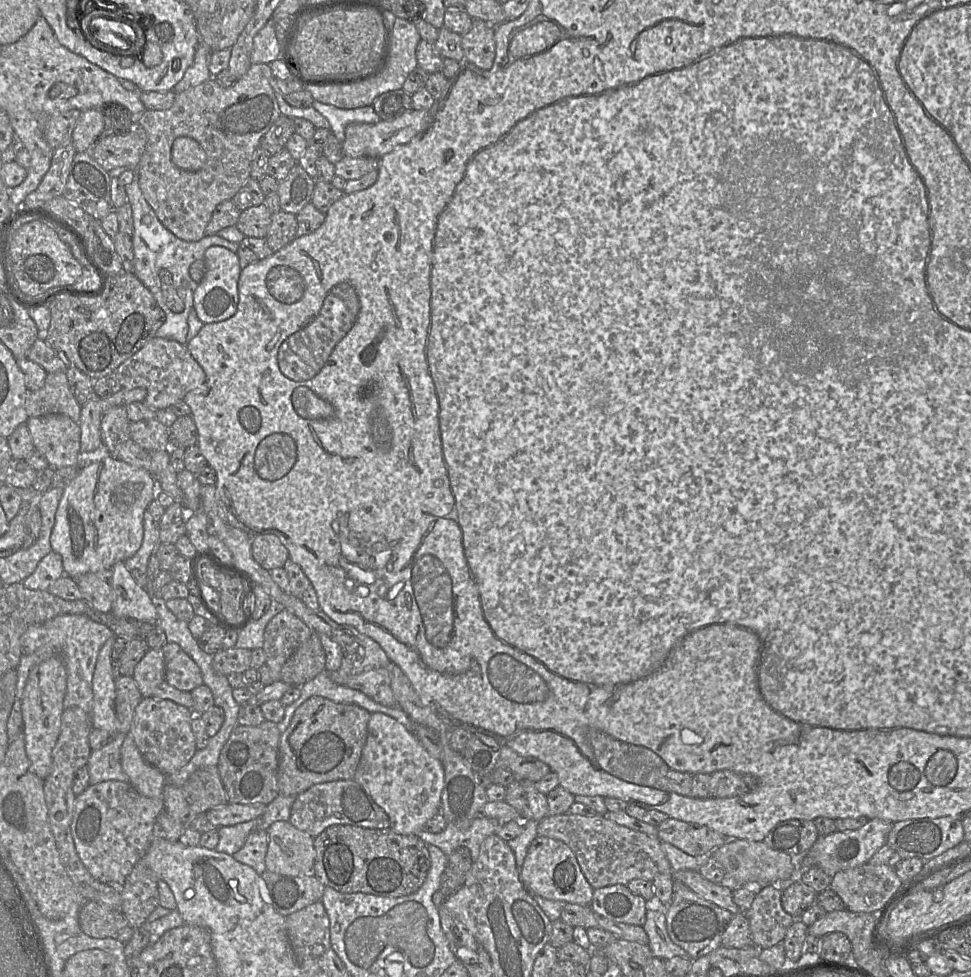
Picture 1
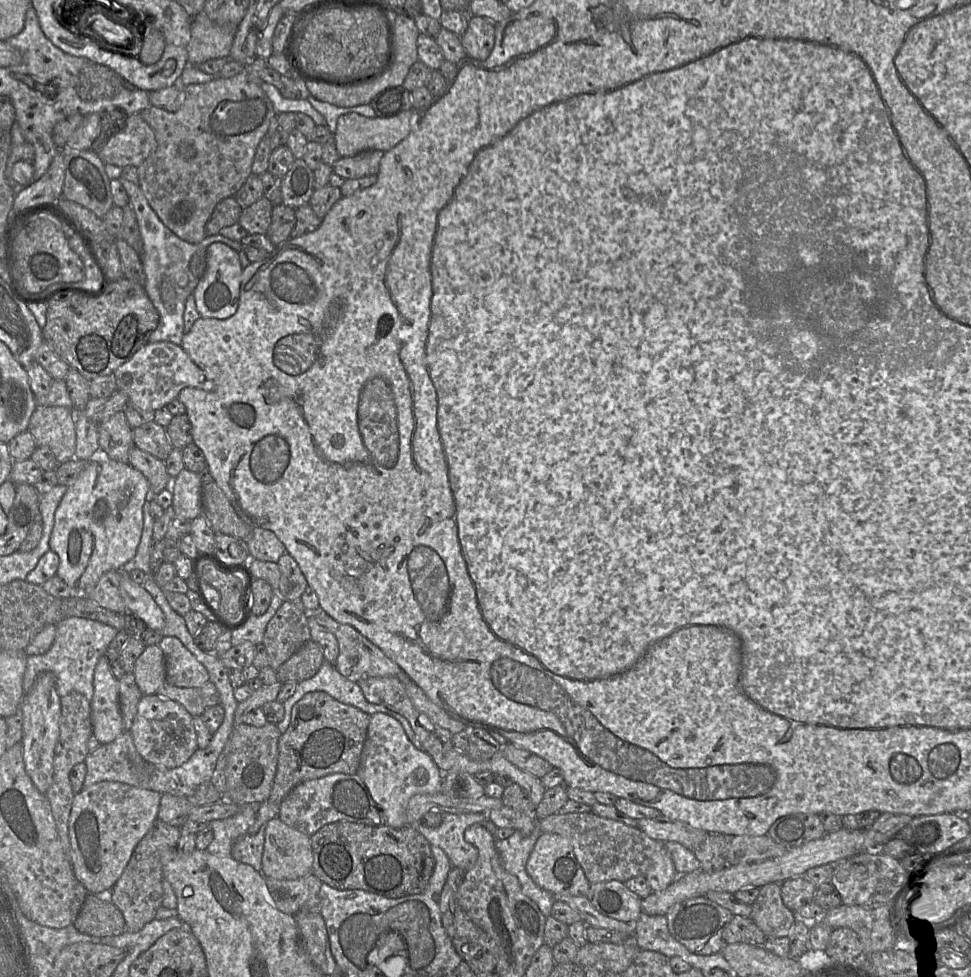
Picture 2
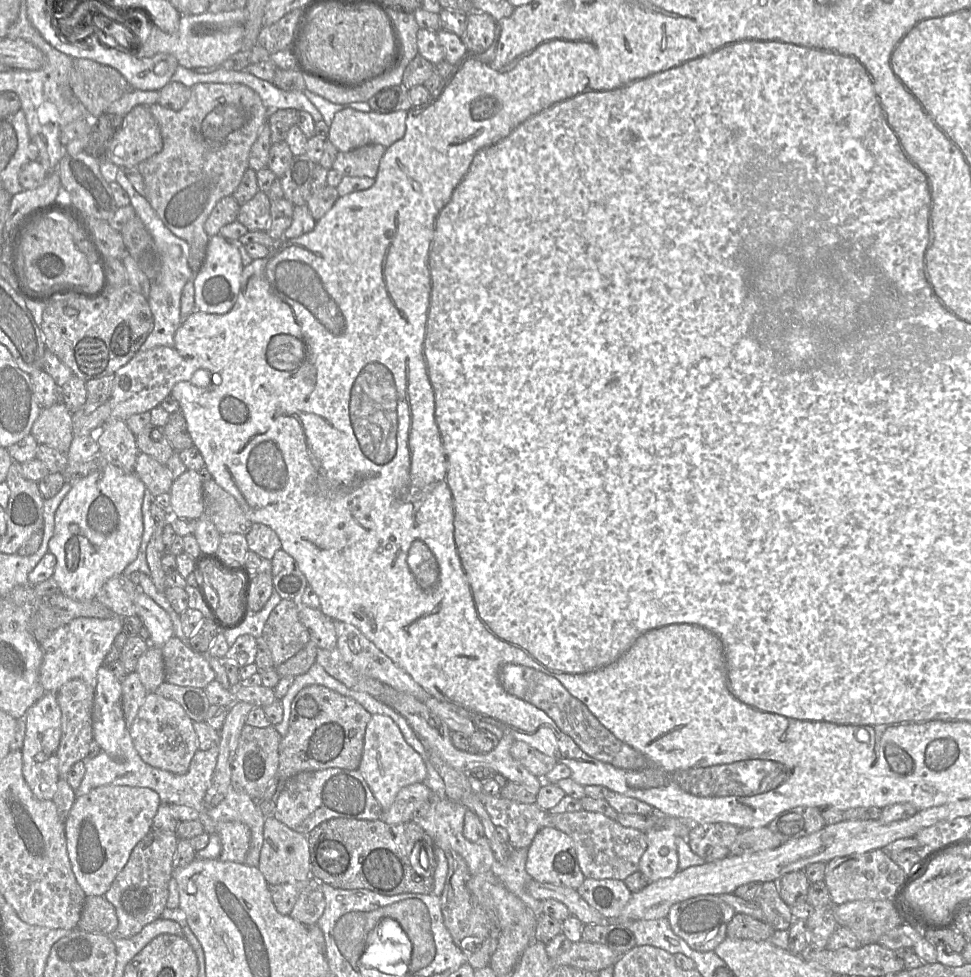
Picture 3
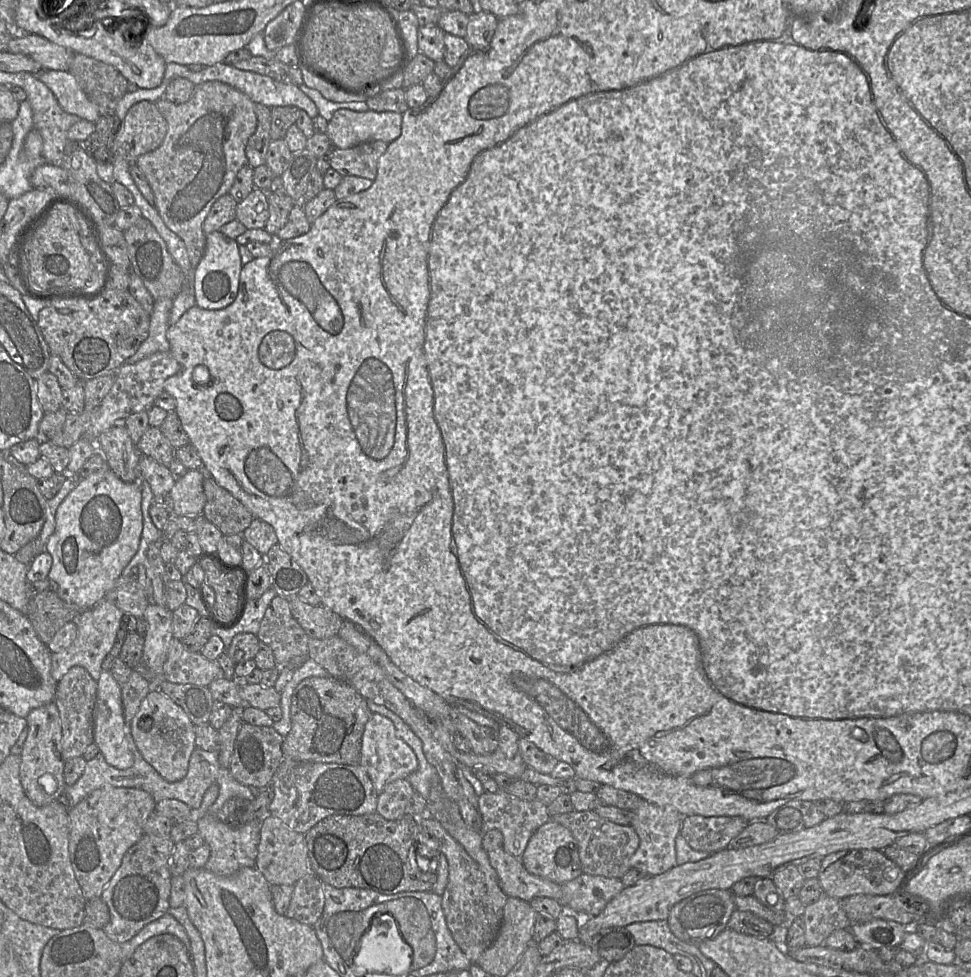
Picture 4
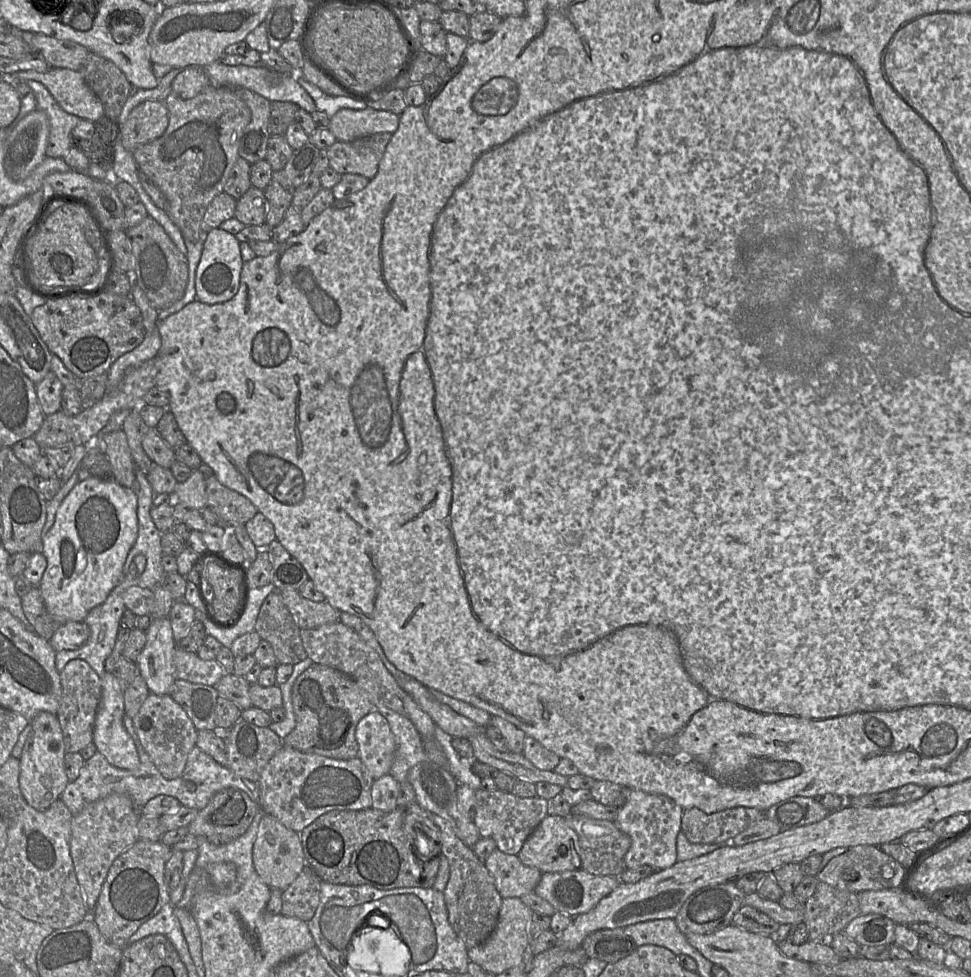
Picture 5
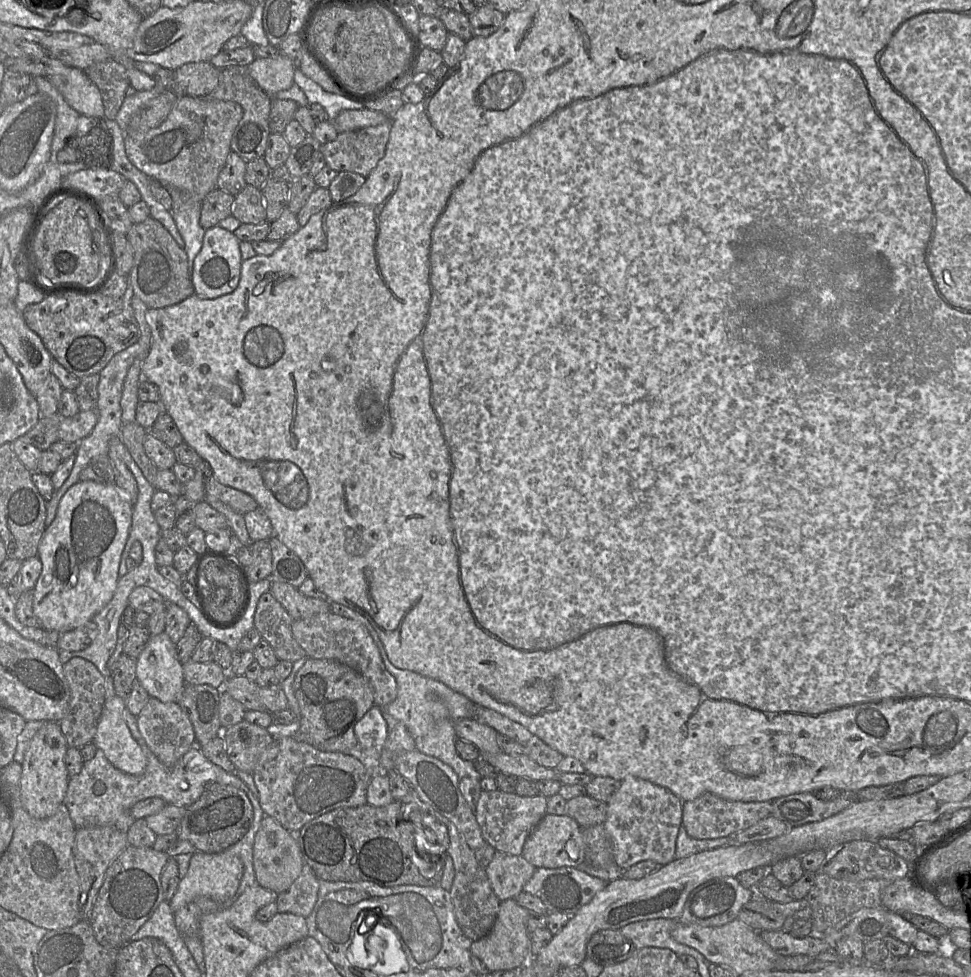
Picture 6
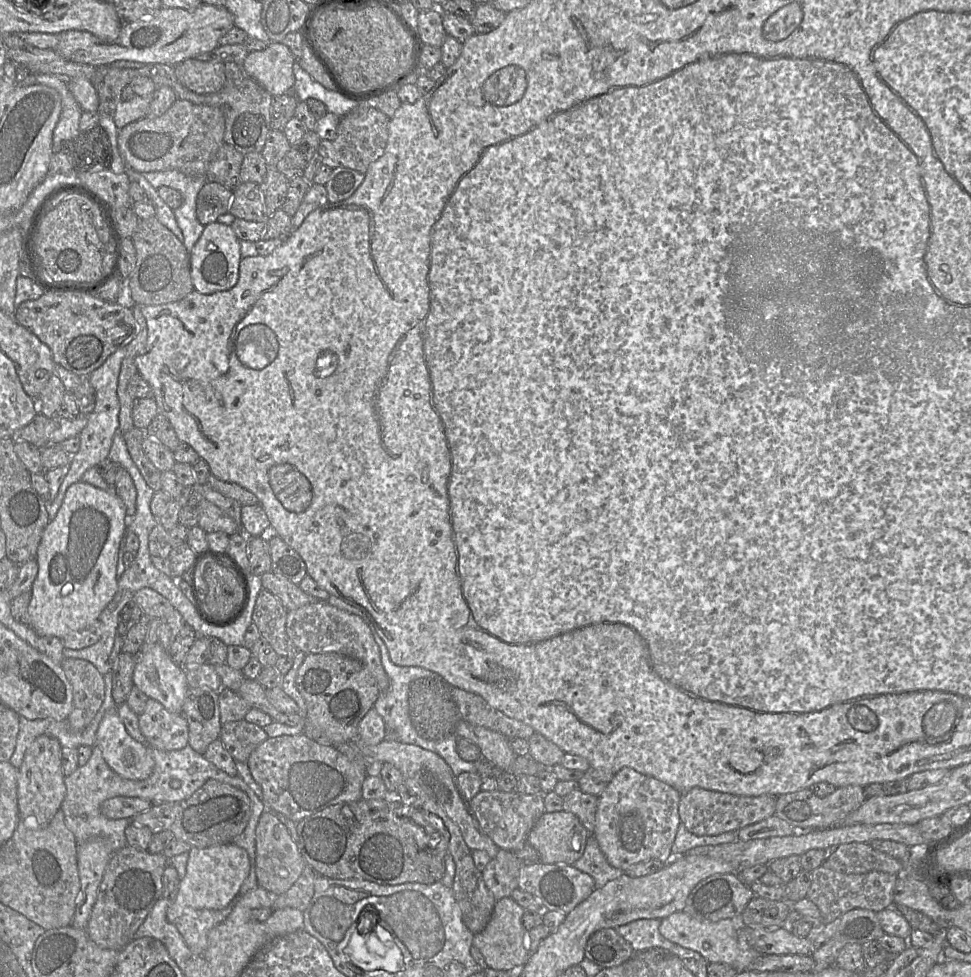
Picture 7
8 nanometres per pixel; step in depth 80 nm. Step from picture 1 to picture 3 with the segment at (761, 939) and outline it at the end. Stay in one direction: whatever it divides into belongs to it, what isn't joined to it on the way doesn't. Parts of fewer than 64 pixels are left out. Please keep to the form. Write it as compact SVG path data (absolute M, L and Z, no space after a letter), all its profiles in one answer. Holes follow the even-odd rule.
M778 880L762 883L754 901L763 911L764 922L774 930L789 930L794 918L791 907L779 895Z

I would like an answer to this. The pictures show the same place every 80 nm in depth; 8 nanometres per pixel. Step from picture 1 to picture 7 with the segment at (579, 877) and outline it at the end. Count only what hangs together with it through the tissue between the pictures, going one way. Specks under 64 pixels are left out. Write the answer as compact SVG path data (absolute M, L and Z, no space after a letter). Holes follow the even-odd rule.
M544 812L529 832L527 841L539 854L539 861L544 864L572 865L582 855L590 833L571 812Z

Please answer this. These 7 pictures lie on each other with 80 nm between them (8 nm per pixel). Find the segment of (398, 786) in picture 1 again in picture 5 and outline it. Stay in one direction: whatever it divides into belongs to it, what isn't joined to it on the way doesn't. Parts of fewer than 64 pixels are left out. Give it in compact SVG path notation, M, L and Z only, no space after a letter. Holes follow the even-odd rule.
M373 709L358 722L355 736L359 745L358 757L370 776L376 780L389 774L396 744L385 717Z

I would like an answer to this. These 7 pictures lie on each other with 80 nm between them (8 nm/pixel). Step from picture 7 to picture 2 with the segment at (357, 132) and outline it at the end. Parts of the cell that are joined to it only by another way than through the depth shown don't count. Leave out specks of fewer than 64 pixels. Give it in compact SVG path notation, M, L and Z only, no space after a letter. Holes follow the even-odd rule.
M369 150L355 156L340 157L332 166L333 172L344 180L377 175L383 155L381 150Z

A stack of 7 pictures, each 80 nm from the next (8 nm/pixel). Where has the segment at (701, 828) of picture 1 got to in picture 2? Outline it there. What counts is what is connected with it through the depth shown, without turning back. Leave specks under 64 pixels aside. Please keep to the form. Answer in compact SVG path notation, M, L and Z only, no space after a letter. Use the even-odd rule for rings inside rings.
M663 815L657 818L637 819L637 821L638 828L650 838L661 842L678 842L692 852L706 840L709 834L703 829L683 821L671 820Z

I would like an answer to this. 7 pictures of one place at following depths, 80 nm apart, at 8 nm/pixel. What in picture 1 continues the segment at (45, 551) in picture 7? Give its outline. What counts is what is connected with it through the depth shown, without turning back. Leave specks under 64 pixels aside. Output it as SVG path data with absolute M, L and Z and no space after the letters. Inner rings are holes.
M107 455L89 465L80 468L77 476L64 488L63 495L60 499L58 509L55 515L55 524L50 536L50 545L53 551L59 553L62 557L64 574L75 577L85 573L97 572L103 569L112 568L118 562L124 562L132 557L141 547L144 536L144 512L149 504L156 499L157 481L152 474L141 467L135 467L128 464L113 455Z

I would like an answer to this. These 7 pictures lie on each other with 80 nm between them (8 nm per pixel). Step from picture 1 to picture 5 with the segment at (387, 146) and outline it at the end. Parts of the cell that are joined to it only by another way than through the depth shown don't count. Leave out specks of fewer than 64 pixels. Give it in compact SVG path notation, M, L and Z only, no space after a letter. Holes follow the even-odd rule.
M341 109L330 119L329 130L337 141L350 142L377 133L392 135L398 124L399 116L389 111Z

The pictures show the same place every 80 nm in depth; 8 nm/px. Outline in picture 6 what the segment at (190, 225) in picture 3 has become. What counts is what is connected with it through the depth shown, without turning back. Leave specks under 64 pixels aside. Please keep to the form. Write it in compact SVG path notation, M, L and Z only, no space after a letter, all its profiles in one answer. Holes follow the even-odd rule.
M178 96L166 120L160 126L146 132L124 133L125 151L131 163L149 178L159 181L163 186L178 189L183 200L202 202L208 193L217 188L219 173L231 152L233 132L242 117L241 105L233 101Z

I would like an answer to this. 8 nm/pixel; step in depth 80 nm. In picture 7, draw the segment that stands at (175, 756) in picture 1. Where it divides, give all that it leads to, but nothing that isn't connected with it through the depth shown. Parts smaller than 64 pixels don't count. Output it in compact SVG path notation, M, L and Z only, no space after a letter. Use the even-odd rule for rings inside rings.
M148 699L139 715L139 728L148 743L159 750L179 750L188 745L188 723L183 714L169 712L154 699Z

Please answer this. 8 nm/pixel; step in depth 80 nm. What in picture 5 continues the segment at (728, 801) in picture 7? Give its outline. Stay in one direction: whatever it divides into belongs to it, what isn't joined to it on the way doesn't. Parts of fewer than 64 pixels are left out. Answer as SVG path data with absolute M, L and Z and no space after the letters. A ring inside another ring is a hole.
M692 807L684 809L681 819L681 830L691 843L717 844L730 843L739 833L763 818L765 811L754 807L734 807L715 813L705 813L704 811Z

